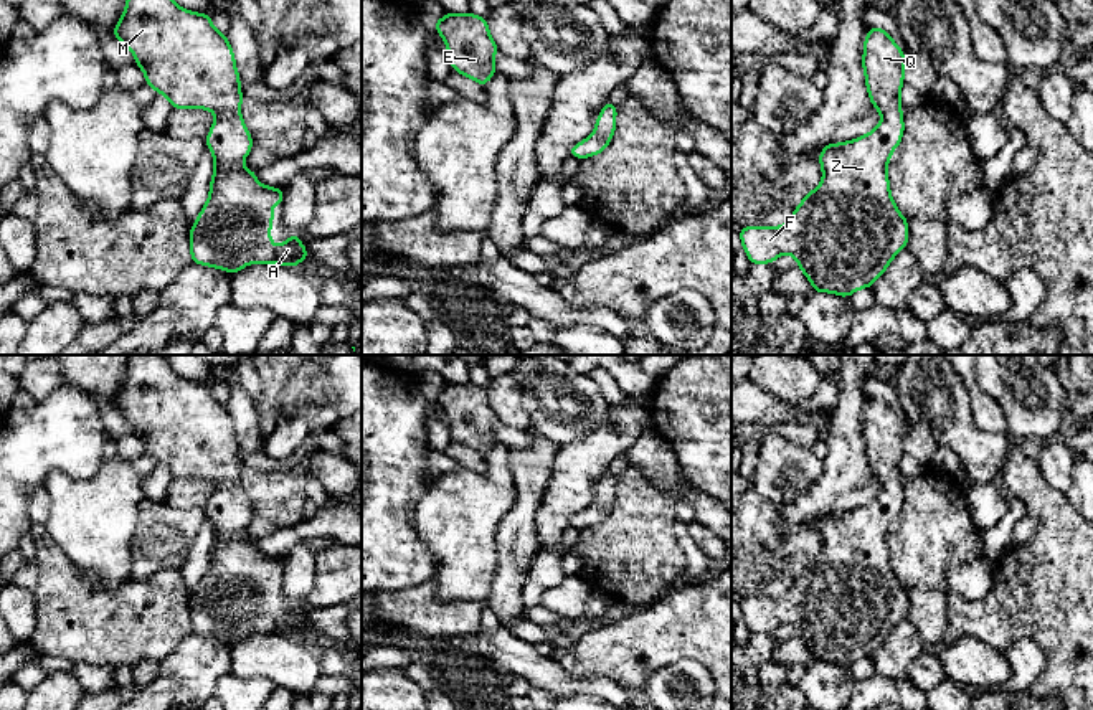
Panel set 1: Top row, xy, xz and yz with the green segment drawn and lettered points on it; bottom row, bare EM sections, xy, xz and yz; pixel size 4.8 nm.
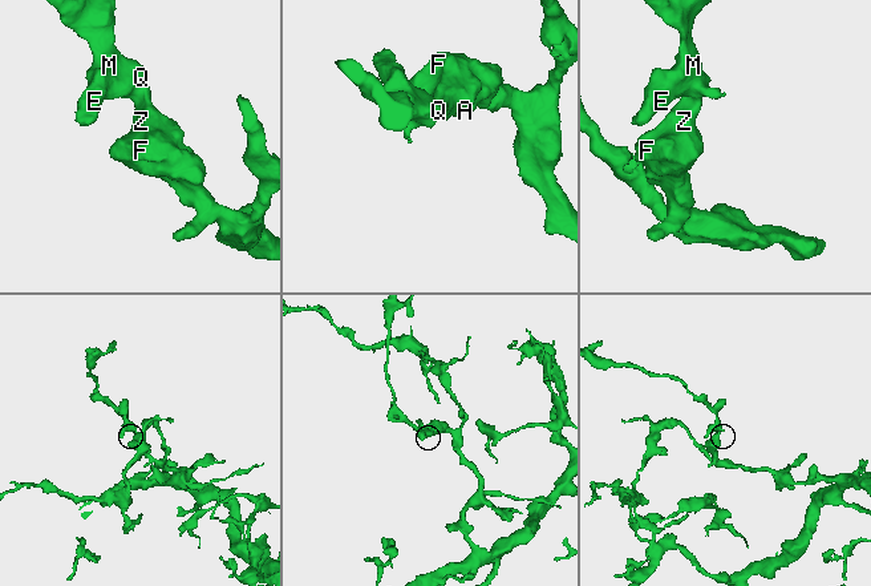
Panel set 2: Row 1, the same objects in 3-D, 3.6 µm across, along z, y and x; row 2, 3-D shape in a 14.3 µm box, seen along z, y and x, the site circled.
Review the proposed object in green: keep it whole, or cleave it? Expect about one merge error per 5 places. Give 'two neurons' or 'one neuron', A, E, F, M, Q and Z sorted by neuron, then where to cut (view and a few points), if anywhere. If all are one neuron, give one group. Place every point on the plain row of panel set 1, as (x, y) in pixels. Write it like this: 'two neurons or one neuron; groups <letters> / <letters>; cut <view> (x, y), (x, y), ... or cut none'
one neuron; groups A E F M Q Z; cut none

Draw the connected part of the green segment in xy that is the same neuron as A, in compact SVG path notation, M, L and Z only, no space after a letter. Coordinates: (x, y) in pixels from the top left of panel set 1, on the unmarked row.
M130 355L125 380L112 405L134 423L145 454L165 466L173 479L200 477L215 482L205 509L215 528L210 566L188 603L193 632L234 646L253 632L292 637L307 629L307 619L297 604L291 604L281 616L271 611L272 578L284 571L284 560L261 555L256 542L243 537L253 509L241 489L241 447L233 418L226 405L215 398L210 385L178 376L162 355Z

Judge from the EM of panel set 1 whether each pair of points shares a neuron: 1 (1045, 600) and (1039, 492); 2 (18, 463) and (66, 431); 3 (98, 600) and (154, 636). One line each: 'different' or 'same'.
1: same
2: same
3: same

